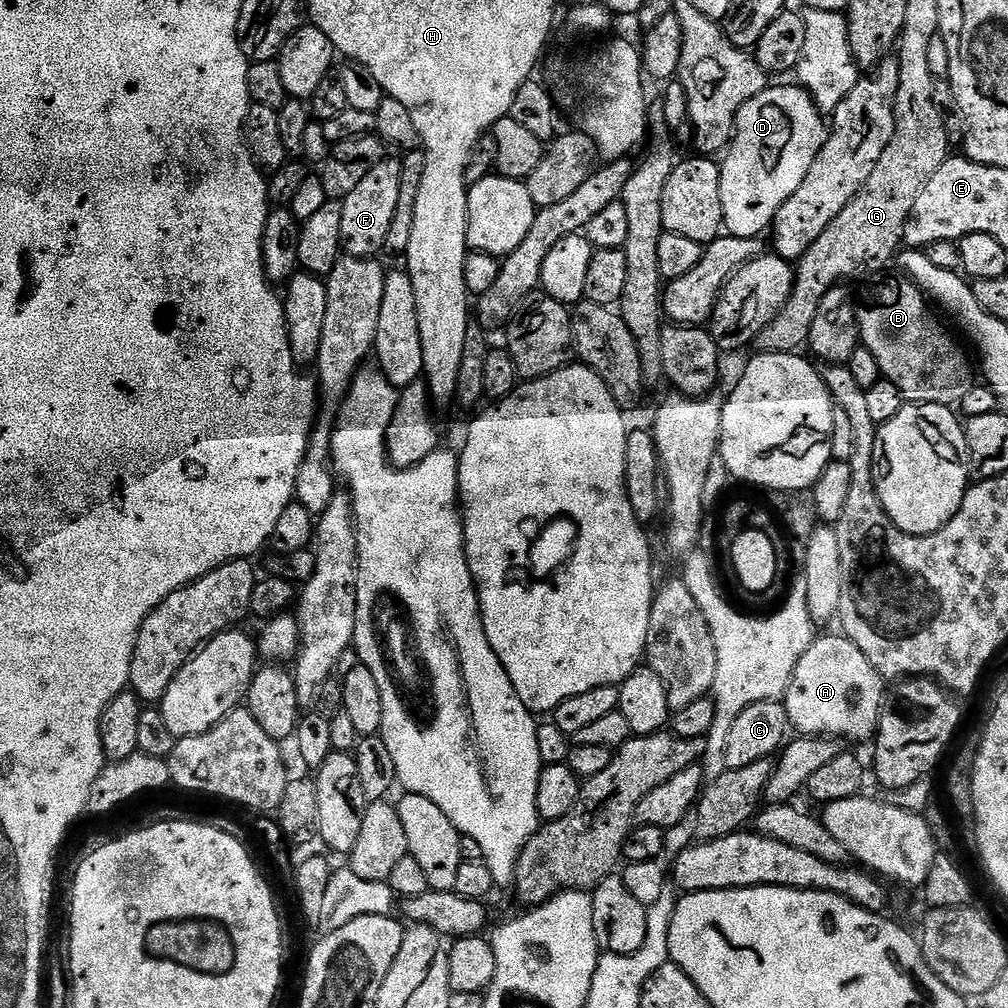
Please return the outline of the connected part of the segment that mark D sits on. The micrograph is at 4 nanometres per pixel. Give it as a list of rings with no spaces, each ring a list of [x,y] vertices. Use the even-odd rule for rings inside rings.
[[[792,84],[768,87],[762,94],[750,98],[750,102],[746,102],[736,116],[736,131],[720,164],[722,210],[727,235],[751,240],[767,233],[776,218],[776,212],[792,197],[794,190],[798,190],[810,166],[814,166],[814,158],[818,158],[822,150],[826,139],[825,117],[816,107],[812,95],[803,86]]]

